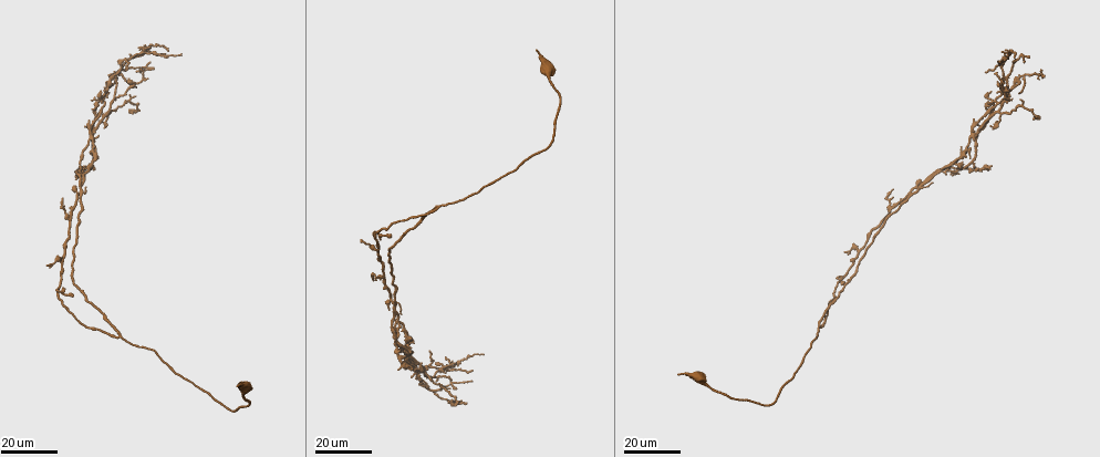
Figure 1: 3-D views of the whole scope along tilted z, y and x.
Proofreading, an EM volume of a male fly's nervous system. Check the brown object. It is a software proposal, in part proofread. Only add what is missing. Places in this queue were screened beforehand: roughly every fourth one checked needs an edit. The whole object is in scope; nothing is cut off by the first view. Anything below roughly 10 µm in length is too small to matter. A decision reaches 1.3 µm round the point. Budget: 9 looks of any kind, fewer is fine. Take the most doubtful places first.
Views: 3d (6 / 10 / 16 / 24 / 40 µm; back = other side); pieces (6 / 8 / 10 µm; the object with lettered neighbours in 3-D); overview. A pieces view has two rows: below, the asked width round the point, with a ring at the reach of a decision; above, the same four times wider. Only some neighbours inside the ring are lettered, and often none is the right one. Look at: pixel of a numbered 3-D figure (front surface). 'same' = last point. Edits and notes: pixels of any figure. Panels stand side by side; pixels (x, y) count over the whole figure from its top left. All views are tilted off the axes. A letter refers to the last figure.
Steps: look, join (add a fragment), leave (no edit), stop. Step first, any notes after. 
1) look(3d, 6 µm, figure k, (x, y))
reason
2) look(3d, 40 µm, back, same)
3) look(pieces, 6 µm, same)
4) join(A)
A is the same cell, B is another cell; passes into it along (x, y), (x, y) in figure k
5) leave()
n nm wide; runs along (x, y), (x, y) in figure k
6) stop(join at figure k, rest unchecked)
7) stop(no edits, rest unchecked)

look(3d, 24 µm, figure 1, (1028, 57))
free end

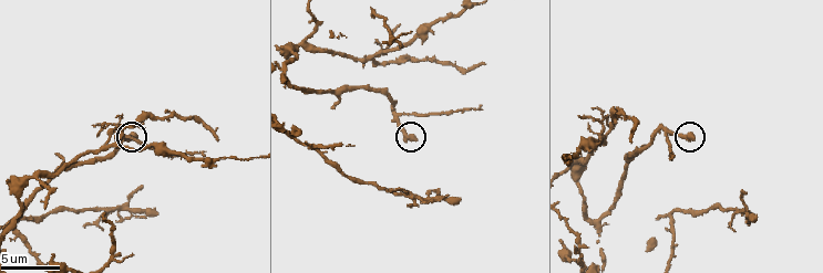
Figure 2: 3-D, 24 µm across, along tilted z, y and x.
look(pieces, 8 µm, figure 2, (694, 138))
see the neighbours

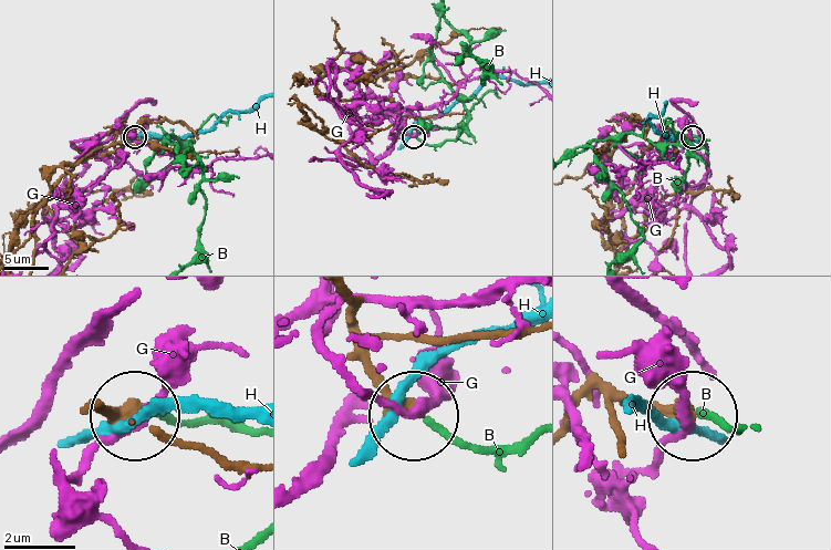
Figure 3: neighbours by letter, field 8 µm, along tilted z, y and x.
leave()
B, G and H are other cells; runs along (345, 297), (355, 351), (414, 411) in figure 3; no lettered fragment goes on from it

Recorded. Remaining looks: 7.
look(3d, 24 µm, figure 1, (359, 240))
free end

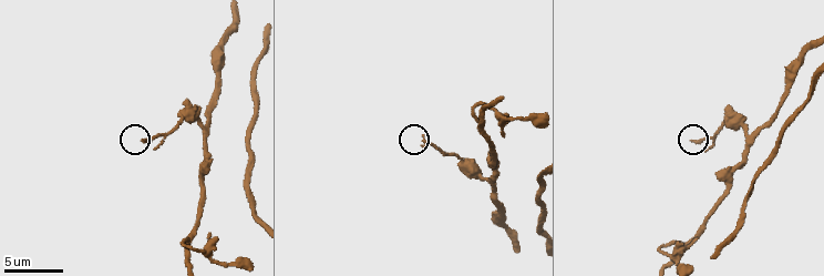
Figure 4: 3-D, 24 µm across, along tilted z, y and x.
look(pieces, 8 µm, figure 4, (142, 140))

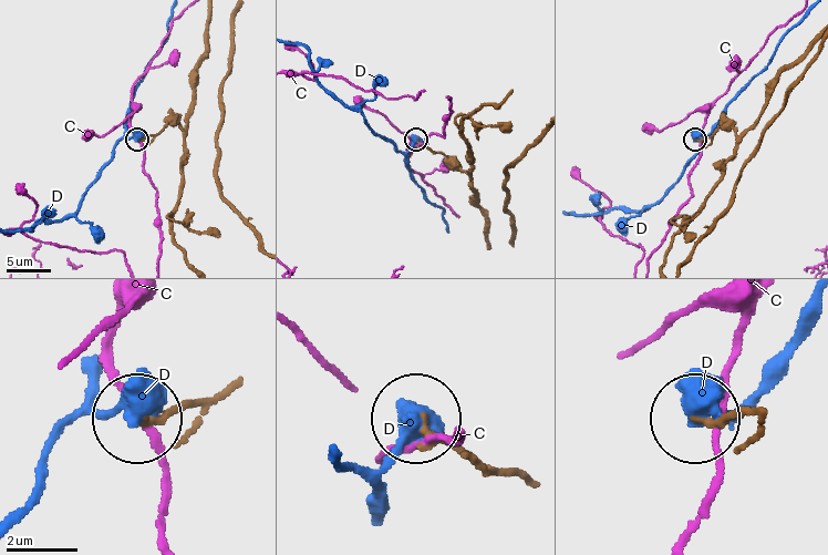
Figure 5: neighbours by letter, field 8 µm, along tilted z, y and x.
leave()
C and D are other cells; no lettered fragment goes on from it

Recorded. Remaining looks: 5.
look(3d, 24 µm, figure 1, (1021, 92))
thin end

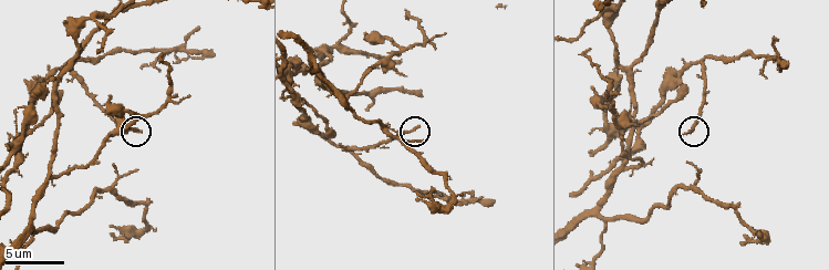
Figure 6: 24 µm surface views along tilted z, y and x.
look(pieces, 8 µm, figure 6, (137, 132))
what lies round it

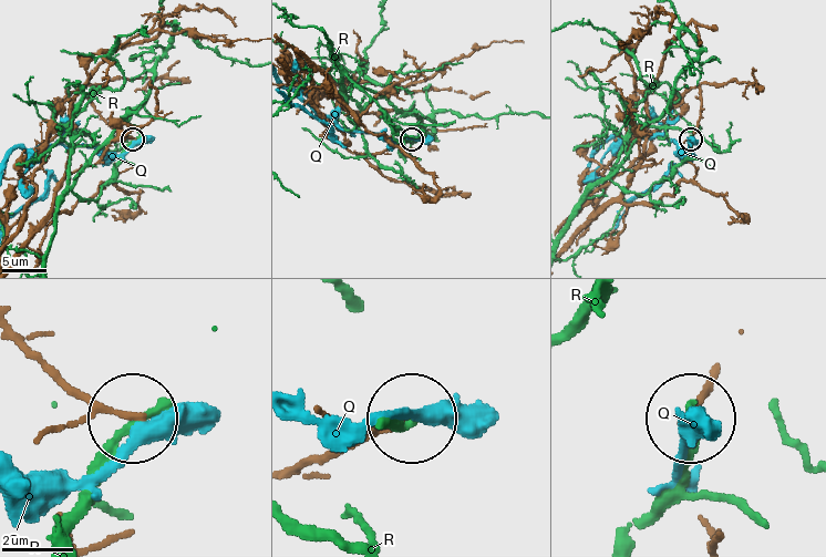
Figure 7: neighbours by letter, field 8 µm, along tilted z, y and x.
leave()
Q and R are other cells; runs along (17, 336), (65, 382), (128, 416) in figure 7; none of them fits

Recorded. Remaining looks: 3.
look(pieces, 6 µm, figure 6, (471, 192))
branch stops here

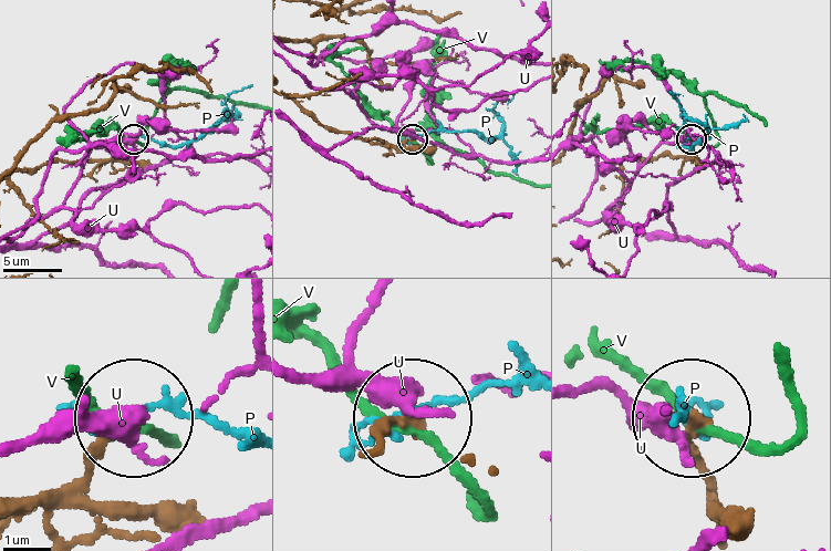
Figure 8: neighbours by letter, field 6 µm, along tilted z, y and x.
leave()
P, U and V are other cells; runs along (706, 474), (694, 422) in figure 8; none of them fits

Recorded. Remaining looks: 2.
stop(no edits, rest unchecked)

